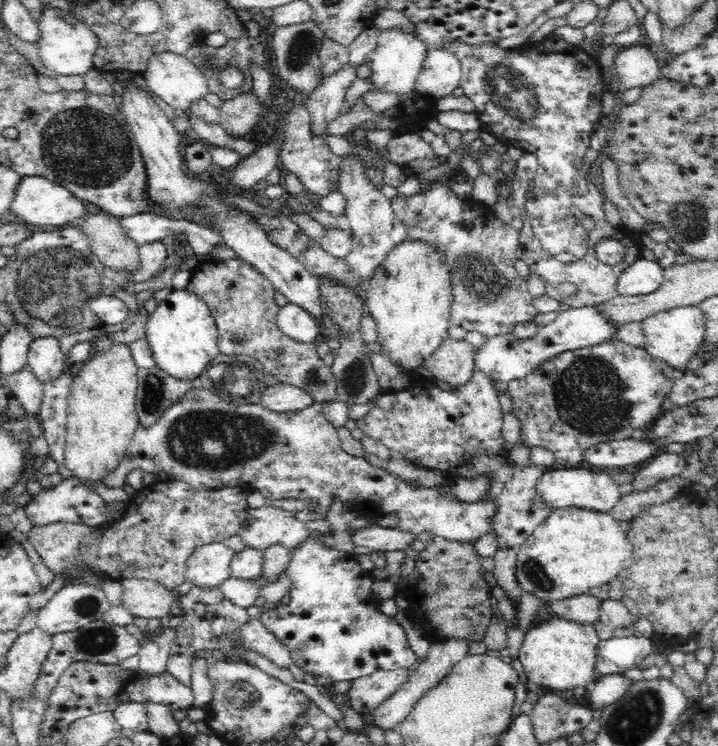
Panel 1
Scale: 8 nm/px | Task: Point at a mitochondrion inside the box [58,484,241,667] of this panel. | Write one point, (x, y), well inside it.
(100, 640)

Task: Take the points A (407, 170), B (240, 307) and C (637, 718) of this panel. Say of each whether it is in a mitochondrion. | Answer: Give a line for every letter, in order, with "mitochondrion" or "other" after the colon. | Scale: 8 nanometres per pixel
A: other
B: mitochondrion
C: mitochondrion

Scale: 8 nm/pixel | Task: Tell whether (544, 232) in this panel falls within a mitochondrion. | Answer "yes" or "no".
no

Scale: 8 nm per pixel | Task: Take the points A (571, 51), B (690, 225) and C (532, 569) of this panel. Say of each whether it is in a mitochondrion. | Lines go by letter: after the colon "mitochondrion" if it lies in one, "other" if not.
A: other
B: mitochondrion
C: mitochondrion

